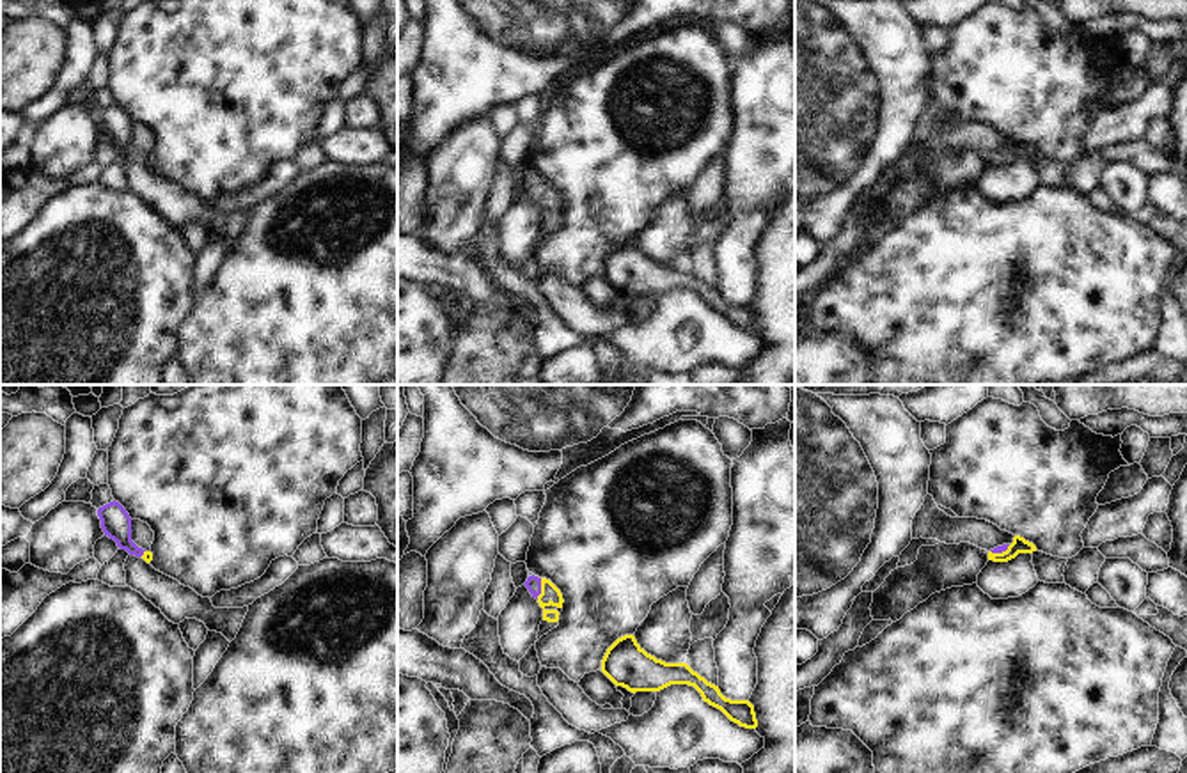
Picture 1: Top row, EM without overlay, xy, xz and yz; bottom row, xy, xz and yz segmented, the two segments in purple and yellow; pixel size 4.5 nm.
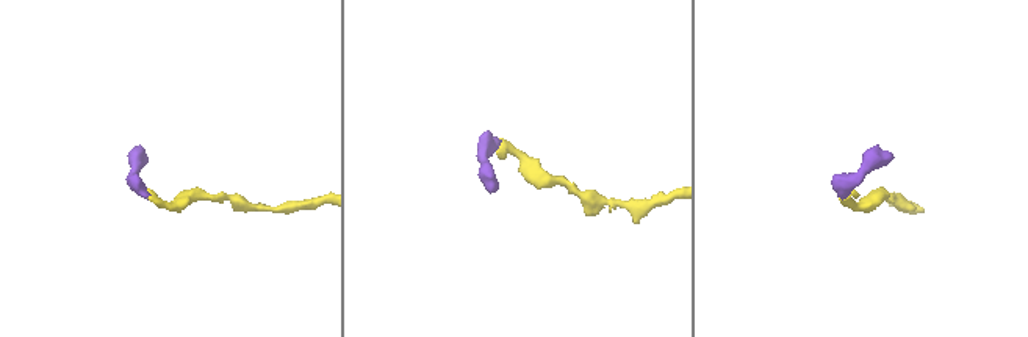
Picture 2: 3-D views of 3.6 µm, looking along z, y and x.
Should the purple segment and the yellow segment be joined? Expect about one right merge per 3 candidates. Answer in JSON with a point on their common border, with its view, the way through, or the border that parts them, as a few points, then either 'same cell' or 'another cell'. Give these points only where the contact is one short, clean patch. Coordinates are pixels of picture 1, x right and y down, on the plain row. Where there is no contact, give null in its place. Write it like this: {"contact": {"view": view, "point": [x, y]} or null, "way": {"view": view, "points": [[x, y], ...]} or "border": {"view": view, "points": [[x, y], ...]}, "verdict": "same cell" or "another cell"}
{"contact": {"view": "xz", "point": [540, 192]}, "way": {"view": "xz", "points": [[533, 187], [540, 192], [550, 197]]}, "verdict": "same cell"}

